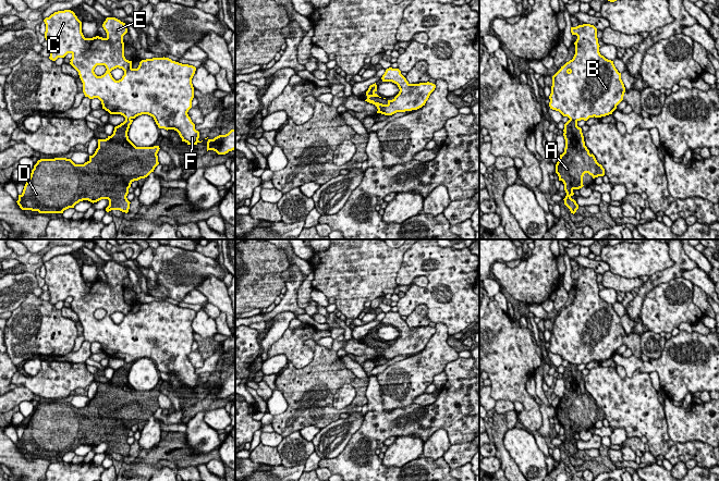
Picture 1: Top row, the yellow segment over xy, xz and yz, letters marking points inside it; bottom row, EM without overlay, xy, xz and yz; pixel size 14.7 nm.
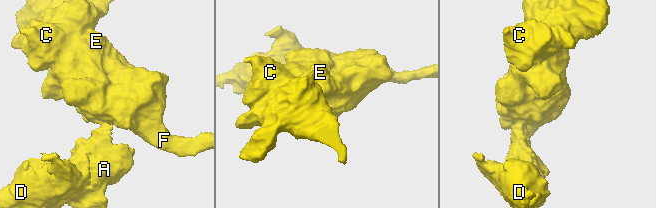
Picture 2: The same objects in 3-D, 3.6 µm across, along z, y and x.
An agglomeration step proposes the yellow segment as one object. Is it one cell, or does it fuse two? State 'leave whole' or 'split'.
split

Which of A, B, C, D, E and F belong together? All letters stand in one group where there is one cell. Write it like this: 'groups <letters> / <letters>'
groups A D / B C E F

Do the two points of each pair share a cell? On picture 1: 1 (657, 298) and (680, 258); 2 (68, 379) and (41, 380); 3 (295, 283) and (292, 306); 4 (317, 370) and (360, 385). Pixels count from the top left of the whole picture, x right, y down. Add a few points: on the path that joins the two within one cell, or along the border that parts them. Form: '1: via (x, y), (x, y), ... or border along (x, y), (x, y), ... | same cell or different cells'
1: border along (682, 276), (659, 283), (644, 297) | different cells
2: via (61, 379), (48, 380) | same cell
3: via (292, 288), (292, 300) | same cell
4: via (328, 373), (349, 378) | same cell

